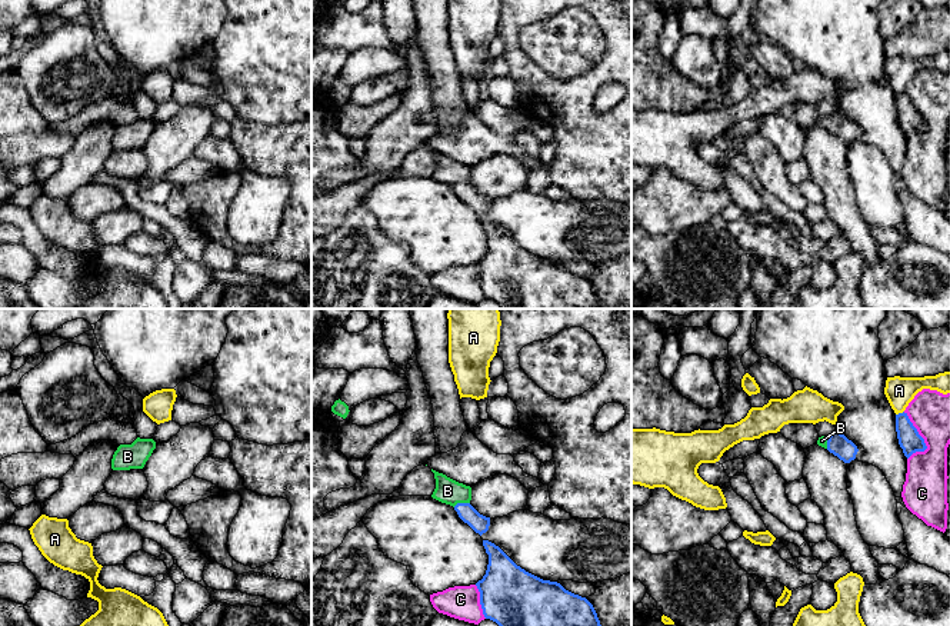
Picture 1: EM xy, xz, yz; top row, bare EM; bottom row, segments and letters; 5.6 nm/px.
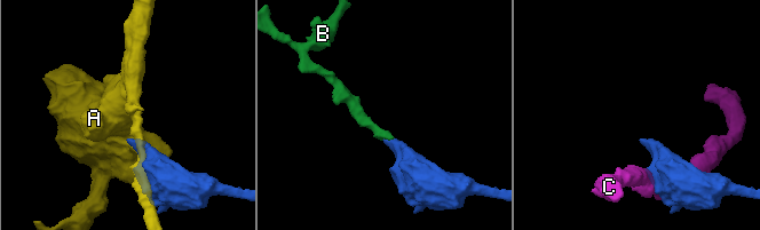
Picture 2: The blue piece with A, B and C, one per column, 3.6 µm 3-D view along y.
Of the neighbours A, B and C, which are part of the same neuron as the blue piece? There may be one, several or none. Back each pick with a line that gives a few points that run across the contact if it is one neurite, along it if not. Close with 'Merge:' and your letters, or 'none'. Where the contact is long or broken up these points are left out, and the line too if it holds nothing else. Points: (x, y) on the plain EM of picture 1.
B: Line: xz (467, 193), (460, 183), (447, 170)
Merge: B

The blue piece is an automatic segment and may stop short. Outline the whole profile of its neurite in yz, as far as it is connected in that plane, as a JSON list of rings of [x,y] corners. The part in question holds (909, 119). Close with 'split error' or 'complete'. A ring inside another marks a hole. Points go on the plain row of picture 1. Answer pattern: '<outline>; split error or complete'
[[[903,91],[896,94],[896,111],[899,124],[907,139],[913,133],[924,131],[927,129],[924,119],[919,114],[917,109],[910,101],[907,93]]]; complete

